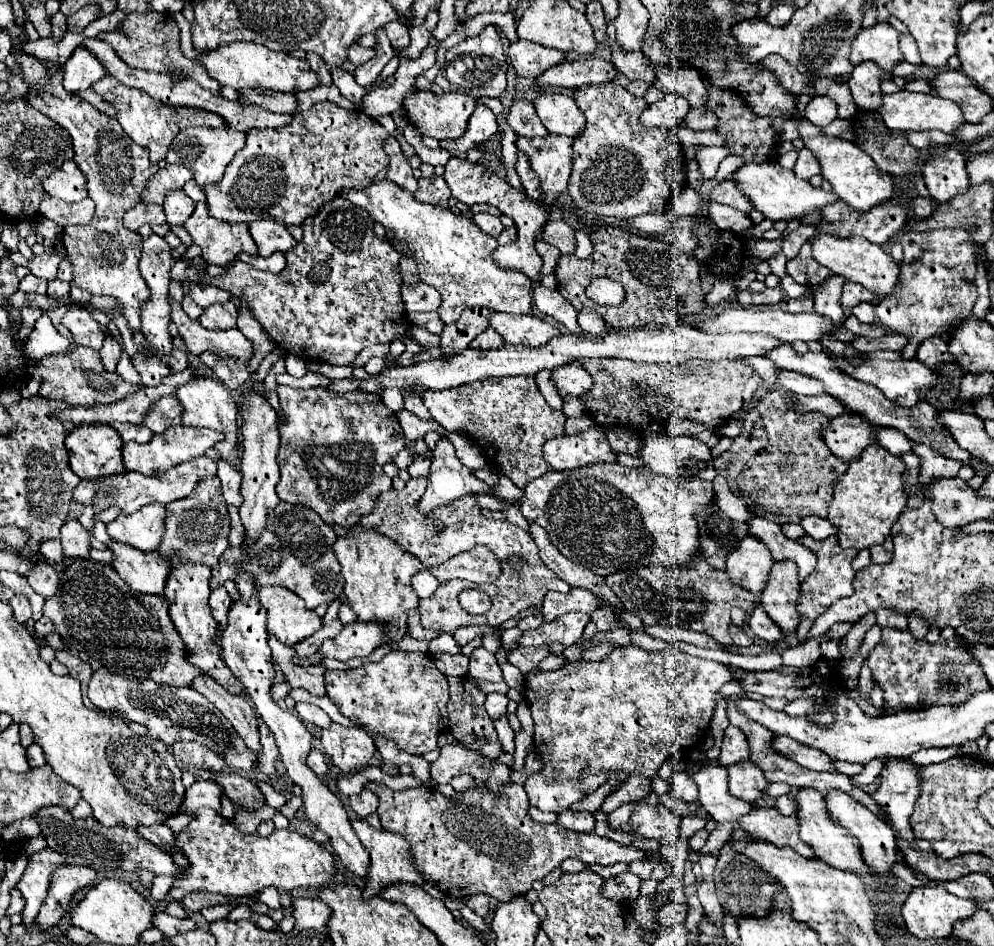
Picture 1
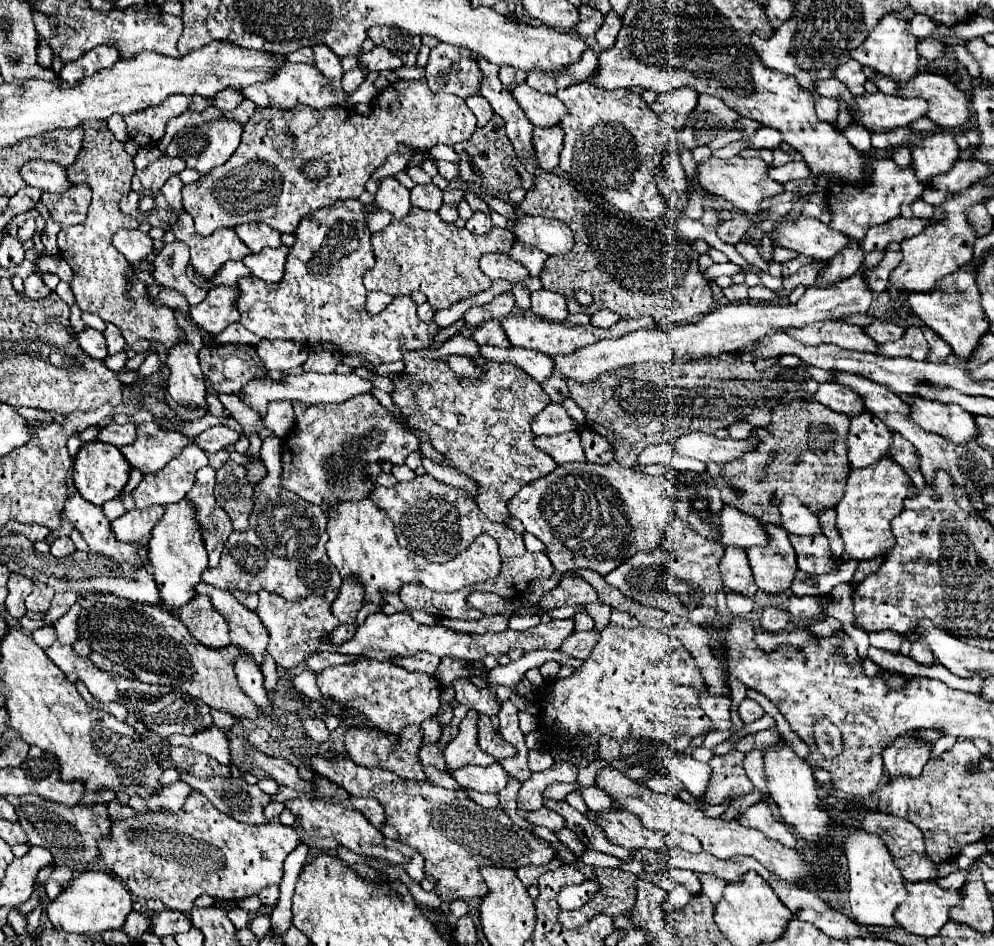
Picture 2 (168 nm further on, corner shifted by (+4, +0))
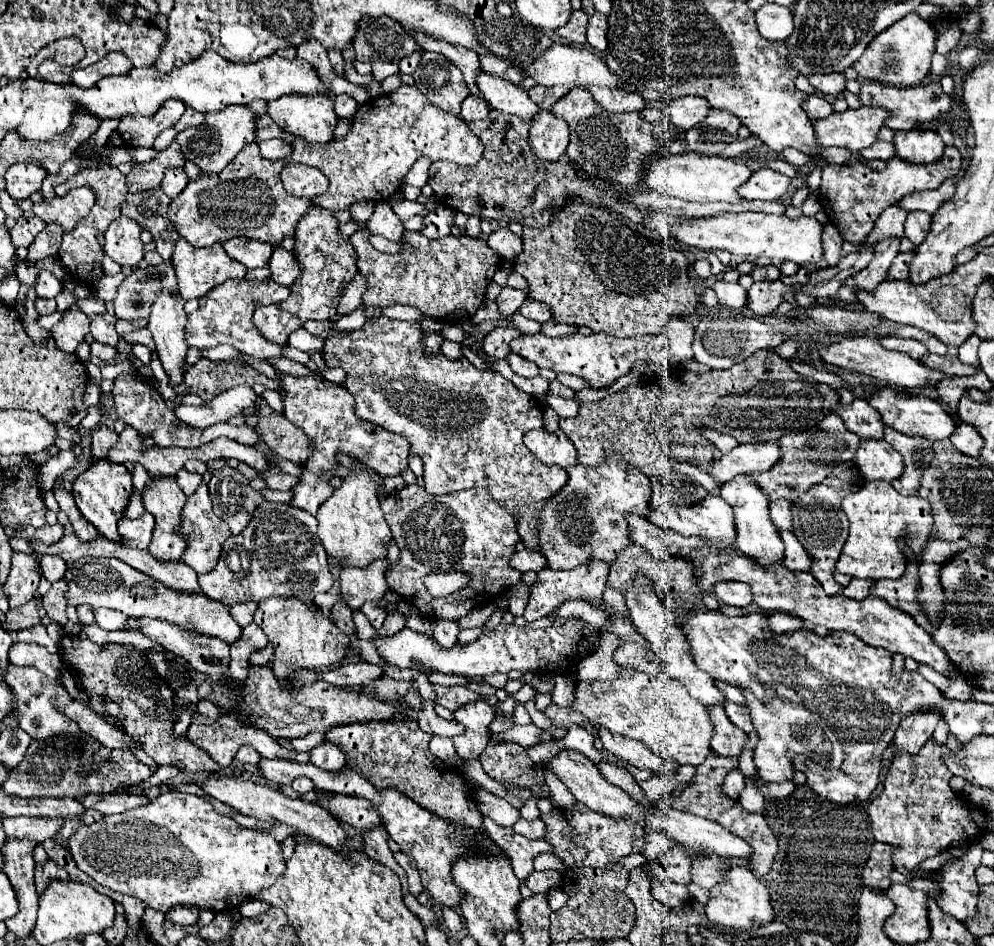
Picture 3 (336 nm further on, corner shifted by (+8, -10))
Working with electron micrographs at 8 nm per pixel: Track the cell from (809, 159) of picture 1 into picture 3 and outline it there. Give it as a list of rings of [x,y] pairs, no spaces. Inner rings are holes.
[[[760,168],[746,184],[742,184],[740,196],[746,200],[776,200],[782,198],[792,184],[794,178],[788,178],[770,168]]]

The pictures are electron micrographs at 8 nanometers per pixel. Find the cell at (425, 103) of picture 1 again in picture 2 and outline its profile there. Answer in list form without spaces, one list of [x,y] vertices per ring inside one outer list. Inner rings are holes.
[[[424,78],[420,80],[398,80],[388,88],[380,90],[374,98],[372,112],[362,116],[350,108],[328,108],[316,110],[310,106],[298,106],[294,110],[266,108],[260,106],[252,118],[244,124],[244,136],[236,152],[228,158],[226,164],[216,166],[210,174],[200,176],[198,182],[186,184],[182,190],[182,206],[192,216],[198,234],[208,236],[220,228],[234,228],[244,222],[264,222],[274,230],[294,234],[300,220],[314,210],[334,204],[338,200],[358,198],[364,192],[364,184],[370,180],[376,168],[396,152],[400,144],[428,152],[436,144],[454,146],[464,142],[476,130],[476,118],[466,106],[466,102],[454,94],[434,94],[430,92]],[[308,160],[322,160],[328,164],[330,172],[326,178],[308,180],[302,176],[302,164]]]

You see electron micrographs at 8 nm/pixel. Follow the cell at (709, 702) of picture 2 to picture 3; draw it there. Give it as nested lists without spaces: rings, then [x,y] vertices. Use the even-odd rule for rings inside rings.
[[[642,576],[634,582],[634,588],[628,588],[628,592],[624,594],[624,600],[626,600],[626,606],[630,610],[630,618],[636,626],[636,630],[648,640],[654,654],[666,664],[668,674],[672,678],[676,678],[678,682],[682,682],[684,688],[688,690],[688,694],[692,698],[700,700],[706,708],[712,708],[714,704],[724,704],[726,696],[716,688],[714,678],[696,666],[696,662],[690,654],[690,644],[682,632],[682,628],[676,624],[674,614],[668,608],[664,608],[664,604],[658,600],[658,596],[654,596],[650,584],[646,584],[646,580],[642,580]]]

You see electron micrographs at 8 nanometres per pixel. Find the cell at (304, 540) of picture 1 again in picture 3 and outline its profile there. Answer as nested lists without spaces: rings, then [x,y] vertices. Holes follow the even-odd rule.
[[[264,502],[254,510],[248,526],[238,536],[230,536],[224,542],[214,570],[198,576],[202,592],[226,606],[248,600],[258,604],[270,596],[314,602],[318,592],[328,592],[334,586],[316,528],[318,520],[306,510],[284,502]]]

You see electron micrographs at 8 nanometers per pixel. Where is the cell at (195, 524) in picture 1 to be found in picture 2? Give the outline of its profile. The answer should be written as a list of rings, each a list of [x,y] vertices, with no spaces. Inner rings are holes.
[[[212,466],[200,468],[192,490],[186,494],[186,498],[190,498],[190,502],[196,508],[198,522],[202,526],[202,536],[208,550],[208,564],[212,568],[218,566],[222,546],[226,538],[232,534],[232,524],[214,498],[214,474],[216,472]]]

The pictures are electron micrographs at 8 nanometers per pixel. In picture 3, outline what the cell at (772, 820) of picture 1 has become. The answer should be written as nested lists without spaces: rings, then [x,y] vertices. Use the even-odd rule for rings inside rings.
[[[754,776],[746,778],[746,788],[740,794],[740,804],[744,810],[748,810],[752,814],[764,814],[764,798],[762,798],[760,790],[754,786]]]

